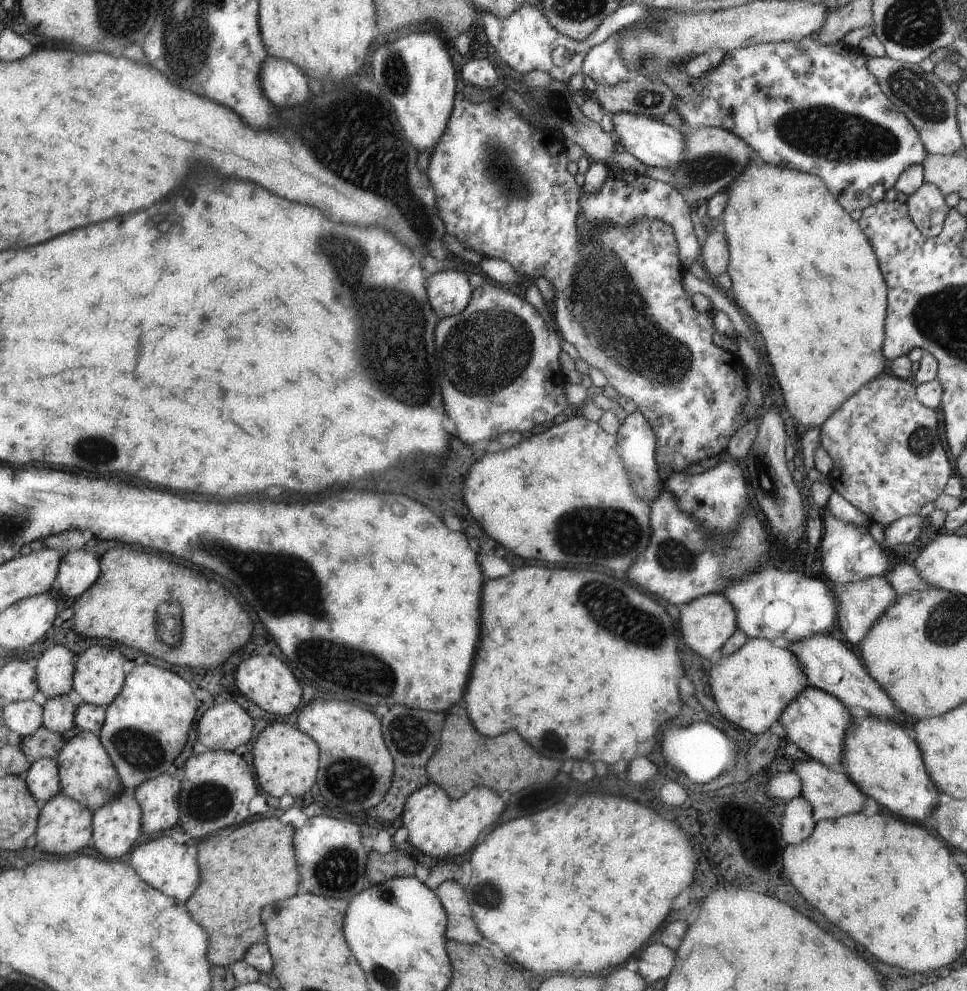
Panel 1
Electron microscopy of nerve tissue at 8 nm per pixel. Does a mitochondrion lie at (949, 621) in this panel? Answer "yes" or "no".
yes

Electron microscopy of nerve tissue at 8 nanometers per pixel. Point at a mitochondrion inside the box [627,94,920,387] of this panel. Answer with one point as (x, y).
(836, 135)

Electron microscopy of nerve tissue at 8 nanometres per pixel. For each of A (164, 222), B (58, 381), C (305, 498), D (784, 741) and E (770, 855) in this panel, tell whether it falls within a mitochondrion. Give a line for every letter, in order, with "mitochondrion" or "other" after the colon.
A: mitochondrion
B: other
C: other
D: other
E: other

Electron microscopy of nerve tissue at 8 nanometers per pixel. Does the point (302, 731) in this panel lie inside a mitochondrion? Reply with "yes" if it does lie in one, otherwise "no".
no

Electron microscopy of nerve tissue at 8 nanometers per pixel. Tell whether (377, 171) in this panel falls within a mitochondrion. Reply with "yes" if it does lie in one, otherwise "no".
yes

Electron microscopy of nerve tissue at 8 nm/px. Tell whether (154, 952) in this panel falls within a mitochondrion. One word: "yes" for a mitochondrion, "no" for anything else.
no

